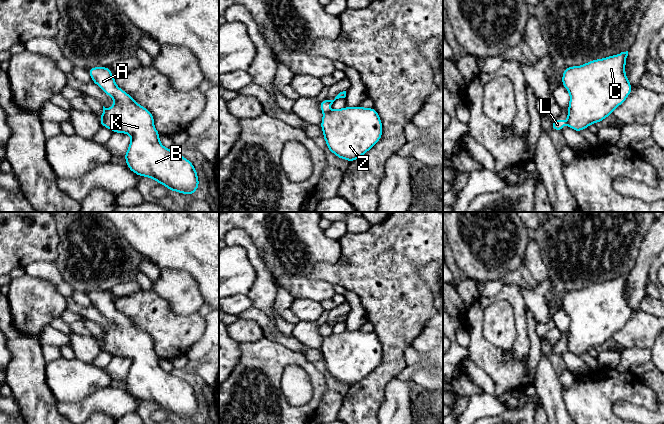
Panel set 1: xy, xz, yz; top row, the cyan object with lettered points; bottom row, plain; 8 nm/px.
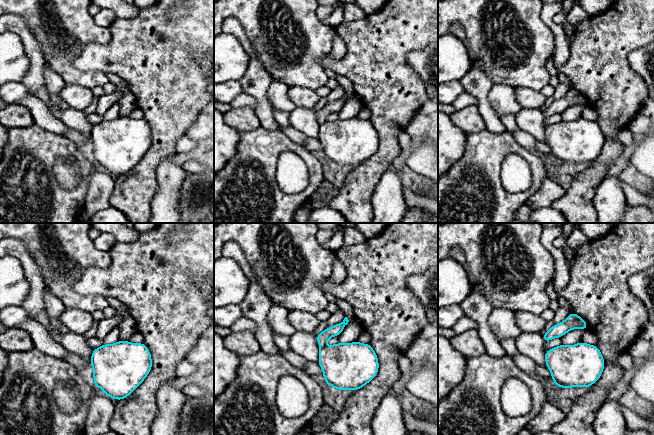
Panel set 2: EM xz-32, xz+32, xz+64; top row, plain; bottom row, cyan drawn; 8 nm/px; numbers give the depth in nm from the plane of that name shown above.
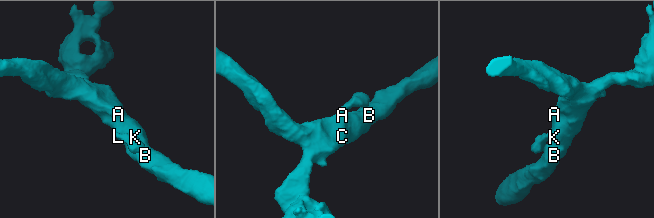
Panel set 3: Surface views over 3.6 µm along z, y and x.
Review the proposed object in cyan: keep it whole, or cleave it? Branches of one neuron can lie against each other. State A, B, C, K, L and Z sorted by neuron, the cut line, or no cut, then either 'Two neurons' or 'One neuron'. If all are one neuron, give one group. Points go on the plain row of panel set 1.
Groups: A B C K Z / L. Split along xz (326, 335), (323, 338). Two neurons

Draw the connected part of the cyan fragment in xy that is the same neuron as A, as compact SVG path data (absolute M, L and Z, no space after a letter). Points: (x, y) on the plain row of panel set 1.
M93 291L87 295L92 306L114 324L114 329L111 332L103 330L103 337L99 343L101 350L109 352L114 357L124 357L131 360L131 366L124 380L127 391L136 399L156 404L158 408L166 410L170 415L192 420L199 411L197 395L188 383L161 368L160 358L154 350L152 337L136 327L128 317L117 310L115 300L112 299L109 291Z

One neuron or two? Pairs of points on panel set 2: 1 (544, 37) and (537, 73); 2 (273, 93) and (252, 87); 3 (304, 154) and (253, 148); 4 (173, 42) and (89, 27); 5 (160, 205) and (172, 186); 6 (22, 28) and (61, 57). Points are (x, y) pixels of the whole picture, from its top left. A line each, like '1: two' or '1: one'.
1: one
2: two
3: one
4: two
5: one
6: two

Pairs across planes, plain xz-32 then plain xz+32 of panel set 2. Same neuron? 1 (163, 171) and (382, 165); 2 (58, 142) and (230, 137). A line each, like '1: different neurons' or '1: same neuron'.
1: different neurons
2: different neurons

